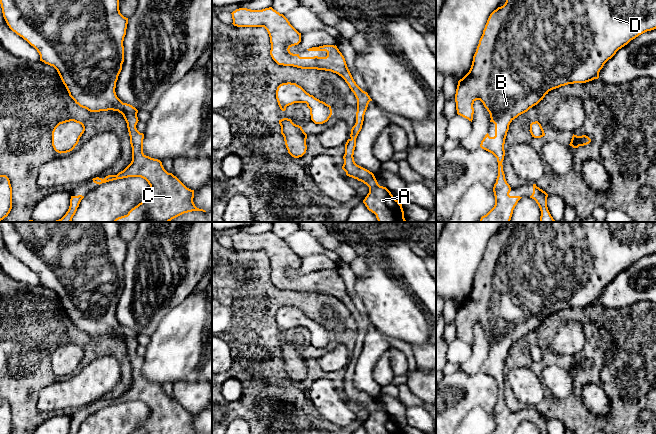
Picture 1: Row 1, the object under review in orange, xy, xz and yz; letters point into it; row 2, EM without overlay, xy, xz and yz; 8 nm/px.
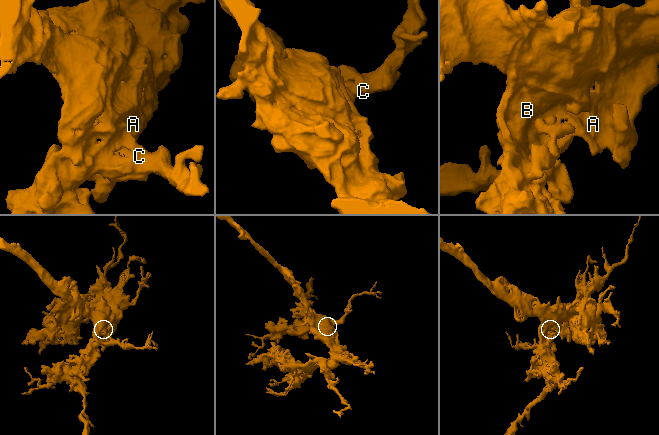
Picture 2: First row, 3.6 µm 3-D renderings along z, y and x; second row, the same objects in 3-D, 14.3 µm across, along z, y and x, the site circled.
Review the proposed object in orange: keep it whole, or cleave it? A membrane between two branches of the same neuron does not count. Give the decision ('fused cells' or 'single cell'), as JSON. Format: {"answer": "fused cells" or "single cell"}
{"answer": "single cell"}

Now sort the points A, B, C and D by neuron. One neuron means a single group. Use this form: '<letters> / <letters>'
A B C D

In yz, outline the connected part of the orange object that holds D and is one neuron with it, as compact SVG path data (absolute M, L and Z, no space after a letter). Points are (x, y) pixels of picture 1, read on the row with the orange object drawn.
M506 0L505 4L494 10L485 25L483 34L479 40L476 52L473 56L473 61L469 72L458 81L455 102L457 114L468 119L472 122L474 108L473 104L476 100L480 100L484 107L490 114L490 122L495 124L495 136L490 137L487 133L481 141L480 147L490 153L492 153L498 162L498 176L496 183L493 187L495 196L494 207L484 216L481 217L480 222L510 222L513 210L518 201L522 198L520 196L510 196L510 185L505 179L502 162L505 156L504 144L509 130L510 123L519 115L527 112L530 108L537 105L549 91L574 83L586 83L594 79L599 78L599 72L603 68L604 64L611 59L616 52L627 45L631 40L635 39L639 35L656 29L656 0Z

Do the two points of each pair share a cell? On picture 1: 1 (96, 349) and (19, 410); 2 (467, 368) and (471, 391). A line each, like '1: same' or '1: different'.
1: same
2: different

